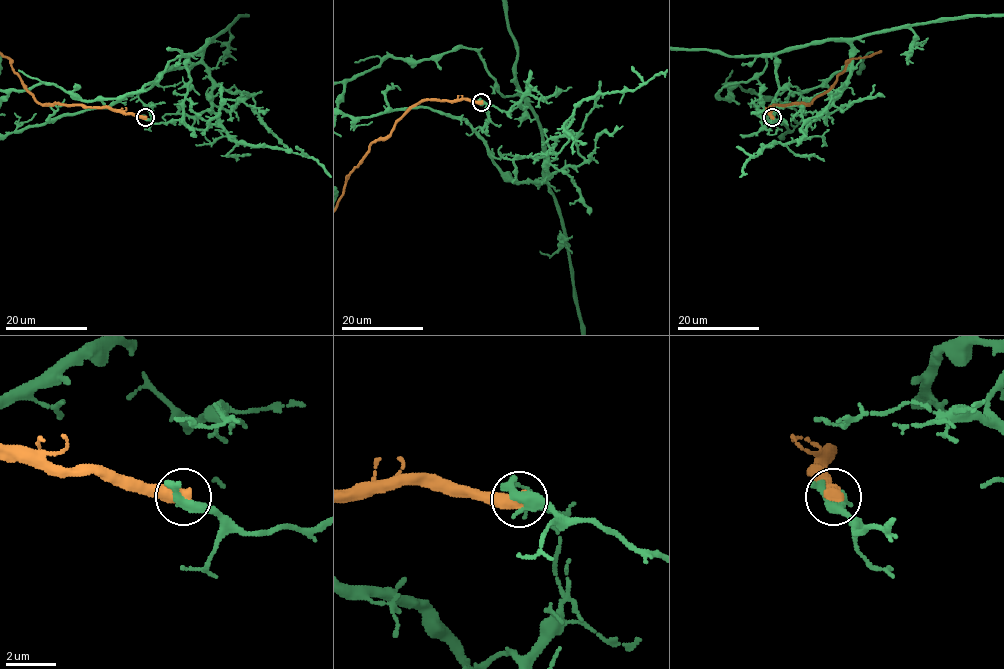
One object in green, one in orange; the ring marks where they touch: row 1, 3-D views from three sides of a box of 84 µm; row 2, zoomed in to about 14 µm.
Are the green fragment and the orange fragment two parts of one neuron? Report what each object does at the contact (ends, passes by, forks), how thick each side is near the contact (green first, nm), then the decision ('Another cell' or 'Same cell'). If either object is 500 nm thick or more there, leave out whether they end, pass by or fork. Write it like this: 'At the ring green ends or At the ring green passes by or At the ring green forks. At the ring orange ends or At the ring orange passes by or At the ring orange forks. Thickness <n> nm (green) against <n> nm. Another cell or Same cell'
Thickness 550 nm (green) against 600 nm. Another cell

